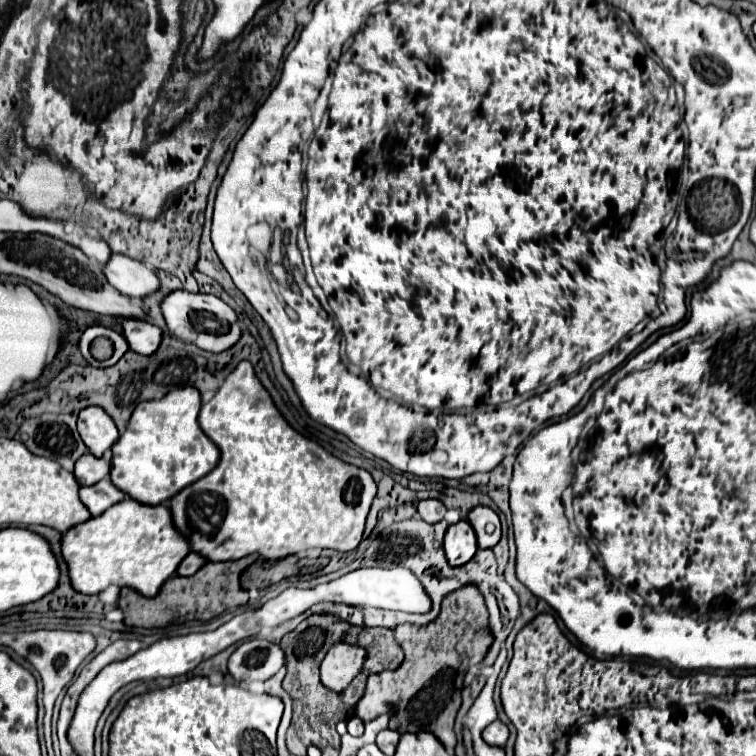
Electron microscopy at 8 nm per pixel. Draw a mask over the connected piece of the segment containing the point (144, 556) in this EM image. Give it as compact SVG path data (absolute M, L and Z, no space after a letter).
M125 498L117 502L101 516L89 518L87 522L77 524L75 528L63 534L63 558L69 564L71 584L77 592L83 592L83 594L99 594L107 586L117 584L117 586L135 588L143 596L155 596L161 590L161 586L177 572L181 560L189 552L191 552L189 540L175 528L169 506L165 504L149 506L133 498Z

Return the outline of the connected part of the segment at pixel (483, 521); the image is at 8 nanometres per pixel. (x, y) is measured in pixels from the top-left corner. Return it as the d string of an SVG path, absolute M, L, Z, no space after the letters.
M477 506L469 512L467 520L477 534L479 548L493 548L501 540L501 522L491 508Z

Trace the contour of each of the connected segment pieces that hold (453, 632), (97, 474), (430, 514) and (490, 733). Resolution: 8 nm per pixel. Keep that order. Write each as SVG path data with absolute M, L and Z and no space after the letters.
M465 584L441 602L439 616L425 626L401 624L395 628L395 638L405 652L405 660L397 670L367 676L365 696L359 700L355 712L363 722L371 722L381 714L391 714L389 728L405 732L433 732L443 746L453 752L455 716L461 708L463 678L469 666L479 666L493 644L489 630L489 612L483 594L475 584Z
M85 454L75 464L75 478L81 486L91 486L111 472L111 462L105 458L97 458L93 454Z
M421 500L417 510L425 522L439 522L447 514L447 508L441 500Z
M495 720L491 722L485 730L483 730L483 740L493 744L493 746L505 746L509 738L509 728L501 722L501 720Z

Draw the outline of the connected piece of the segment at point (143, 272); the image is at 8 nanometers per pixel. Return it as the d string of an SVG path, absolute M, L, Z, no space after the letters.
M111 254L107 264L103 266L103 274L107 282L125 296L143 298L159 288L159 280L145 264L133 260L125 254Z

